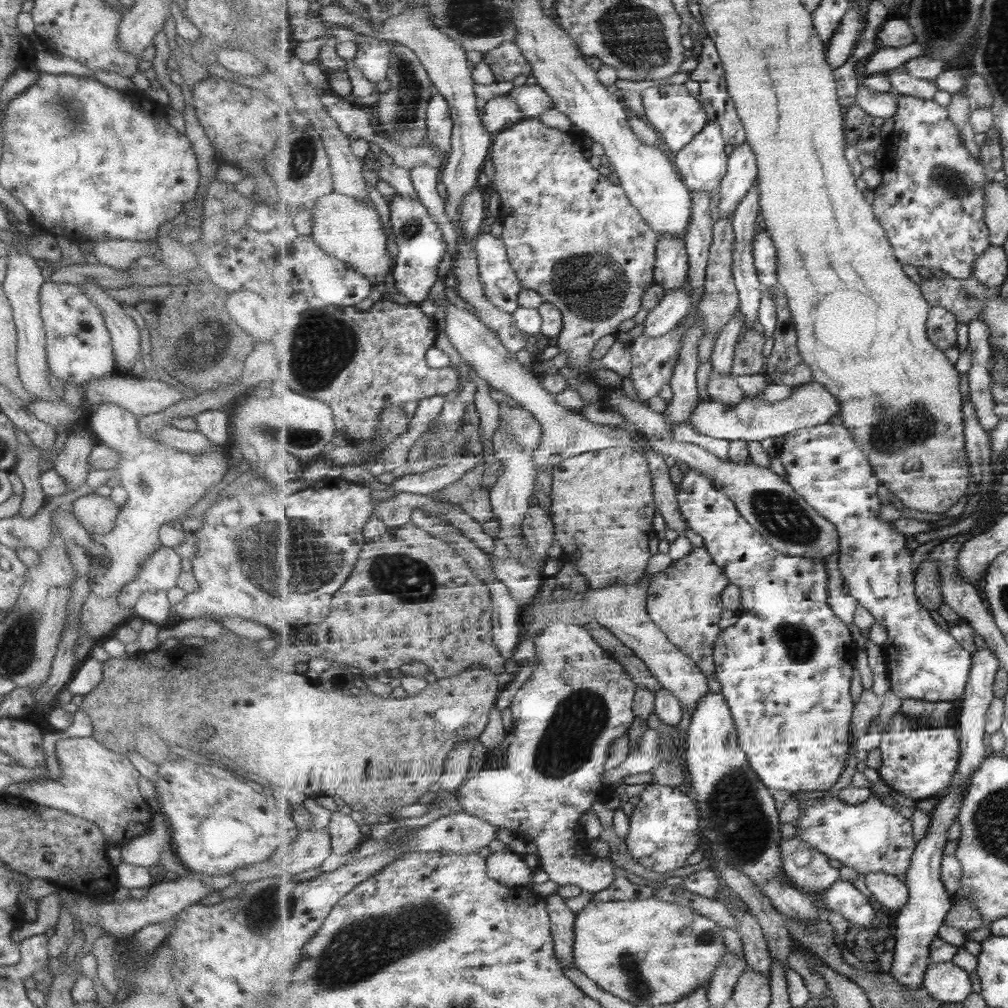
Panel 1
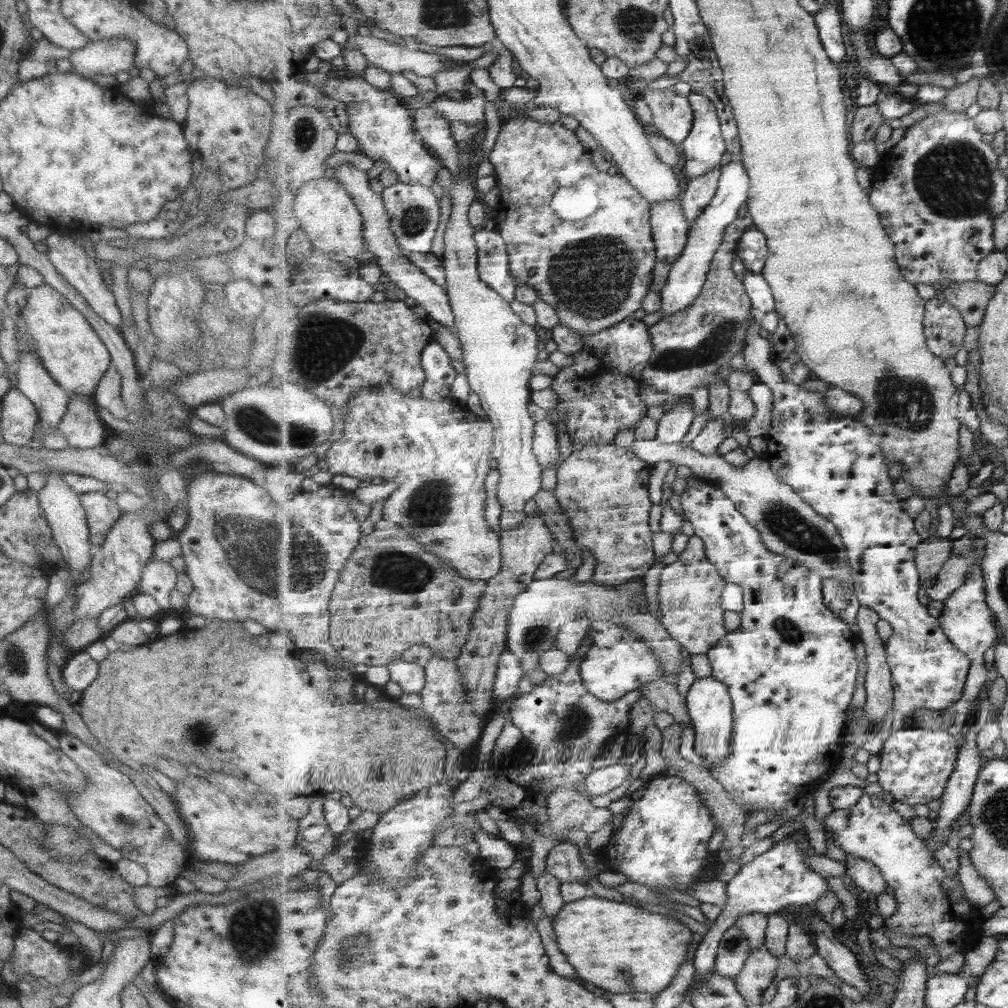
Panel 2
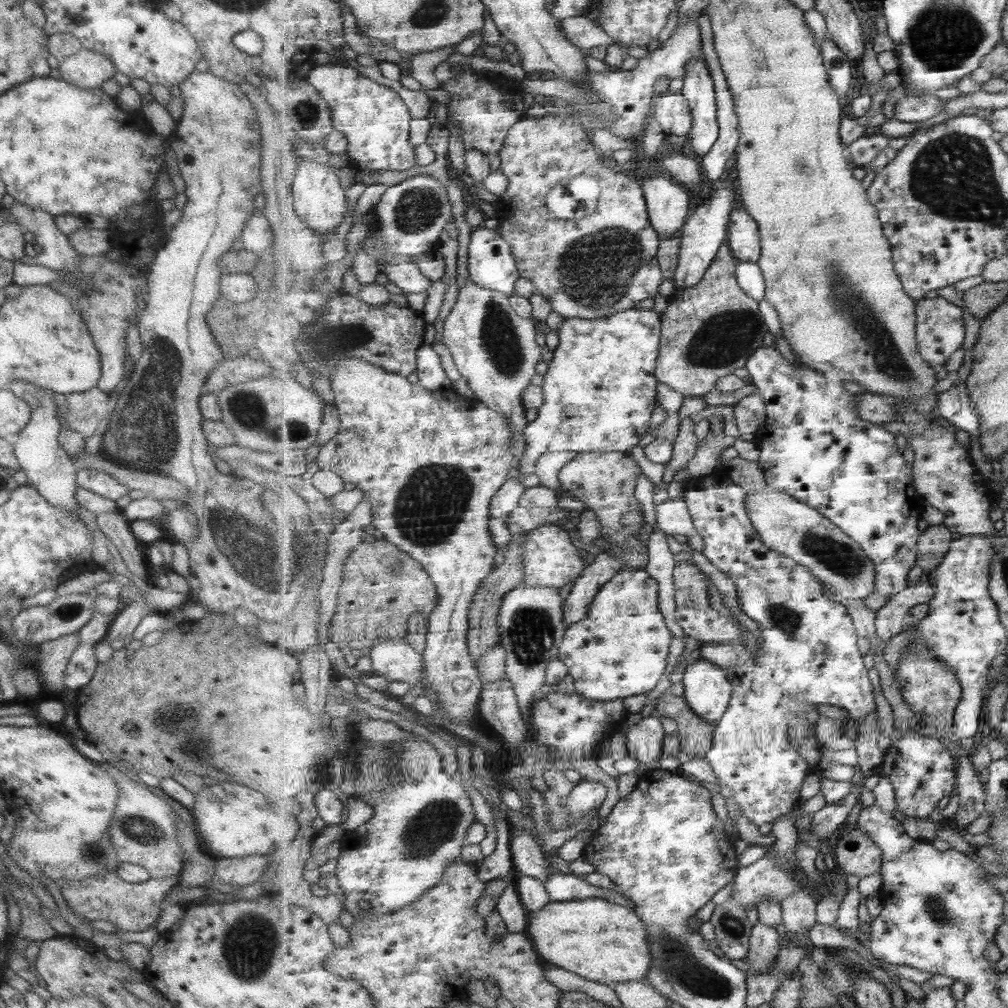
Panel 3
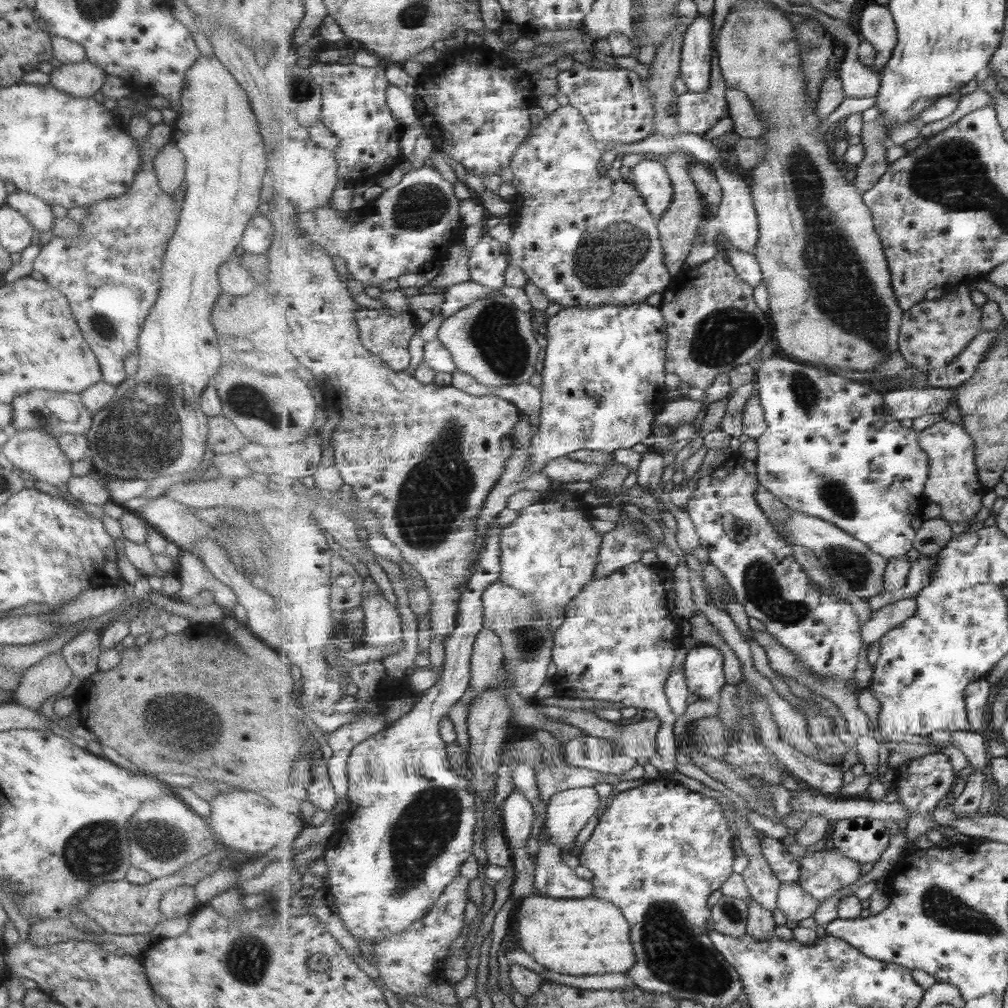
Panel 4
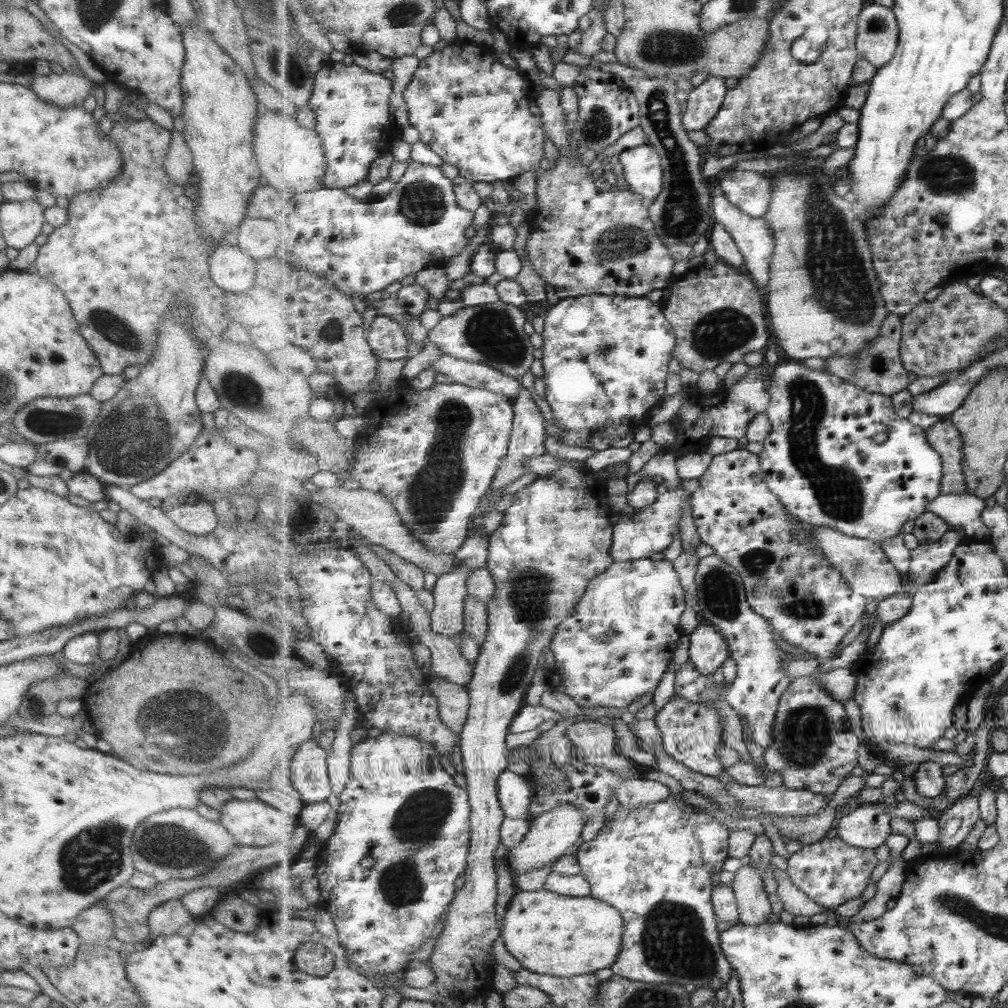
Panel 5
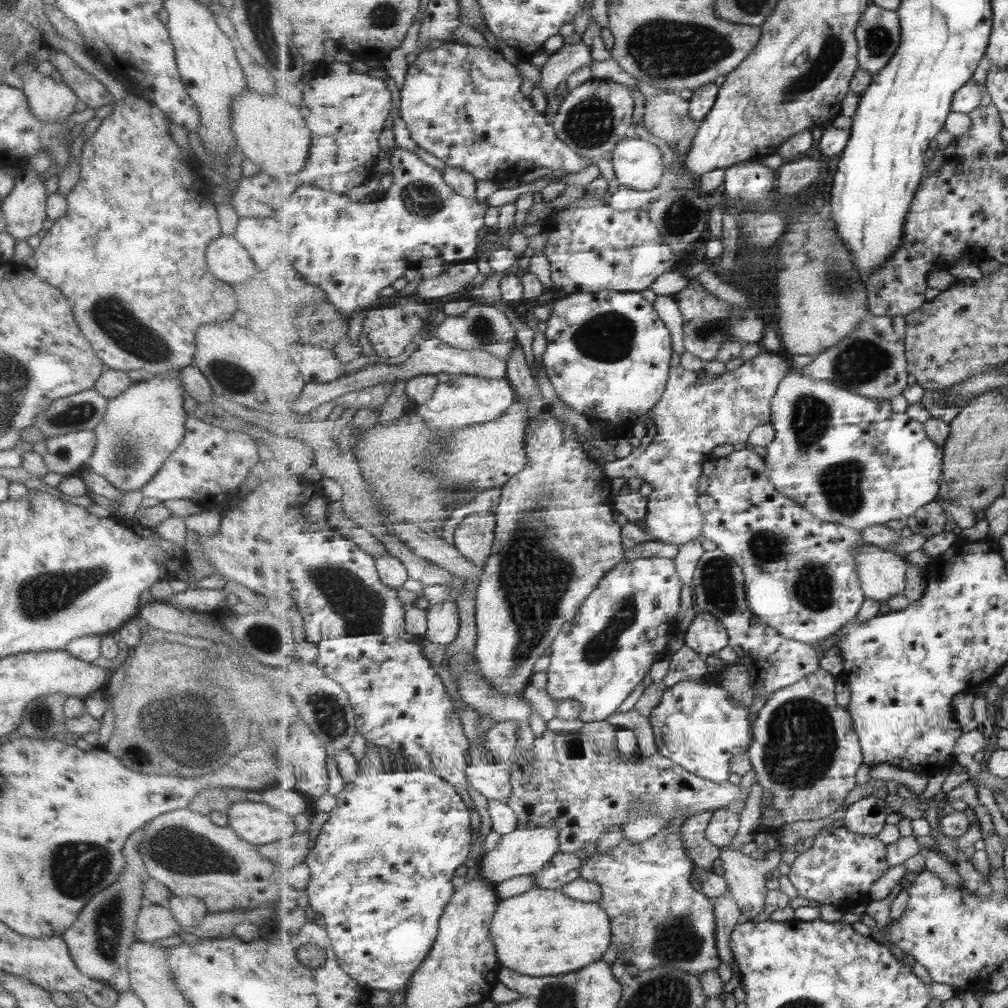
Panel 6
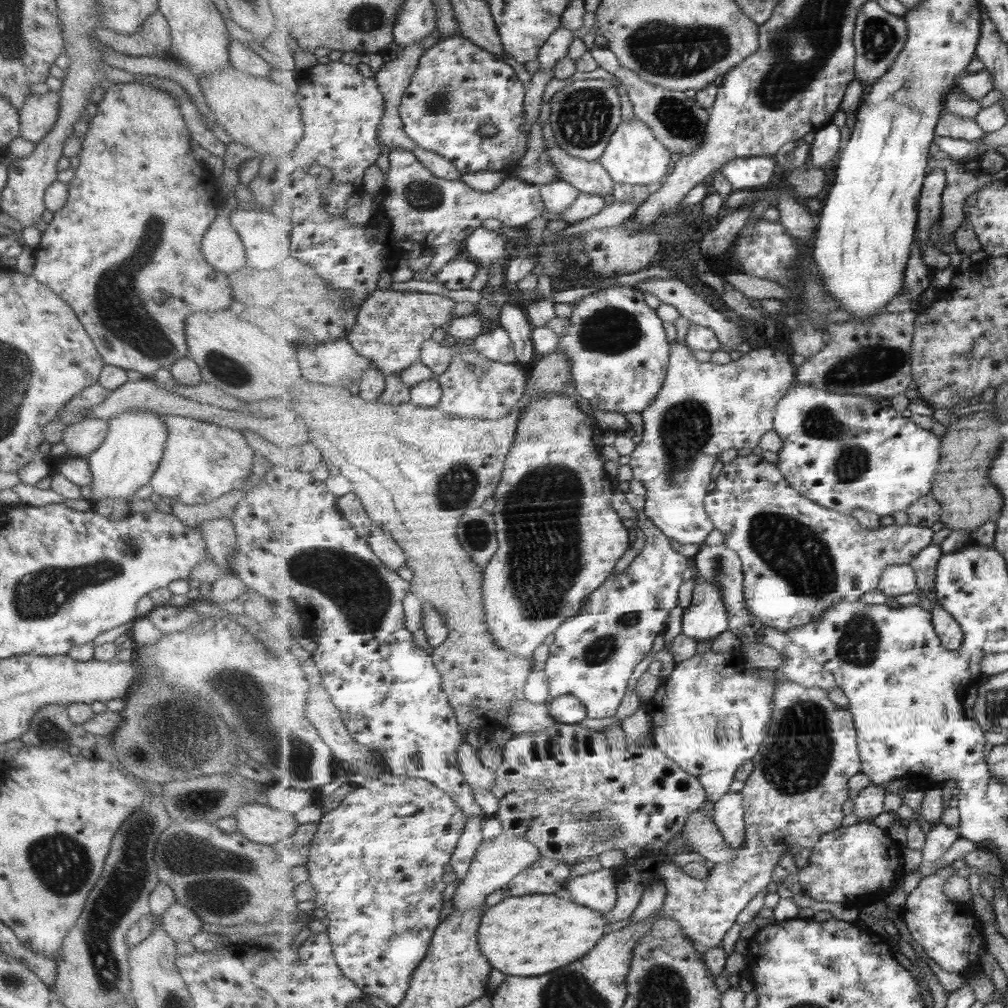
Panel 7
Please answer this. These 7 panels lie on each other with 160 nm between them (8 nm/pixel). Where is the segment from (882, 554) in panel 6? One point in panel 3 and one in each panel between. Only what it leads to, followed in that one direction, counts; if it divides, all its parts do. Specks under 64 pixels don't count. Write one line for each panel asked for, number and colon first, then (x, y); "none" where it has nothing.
3: (786, 525)
4: (856, 569)
5: (867, 568)

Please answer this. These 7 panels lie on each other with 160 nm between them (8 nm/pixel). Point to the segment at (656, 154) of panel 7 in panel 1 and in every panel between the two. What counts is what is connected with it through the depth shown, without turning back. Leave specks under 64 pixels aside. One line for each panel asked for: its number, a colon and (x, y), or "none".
1: (672, 269)
2: (671, 228)
3: (667, 201)
4: (650, 176)
5: (642, 166)
6: (638, 164)

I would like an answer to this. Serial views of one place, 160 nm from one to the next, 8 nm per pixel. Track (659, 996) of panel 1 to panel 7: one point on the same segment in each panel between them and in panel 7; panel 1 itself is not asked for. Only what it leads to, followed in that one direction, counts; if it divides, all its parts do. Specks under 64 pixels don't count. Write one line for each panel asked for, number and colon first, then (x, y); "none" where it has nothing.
2: (615, 946)
3: (604, 942)
4: (582, 936)
5: (563, 936)
6: (543, 932)
7: (528, 936)

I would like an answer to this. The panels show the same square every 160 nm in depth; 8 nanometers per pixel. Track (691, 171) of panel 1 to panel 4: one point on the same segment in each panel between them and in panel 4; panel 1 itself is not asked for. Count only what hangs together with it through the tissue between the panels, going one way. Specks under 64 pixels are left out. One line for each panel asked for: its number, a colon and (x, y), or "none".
2: (703, 149)
3: (698, 88)
4: (697, 53)

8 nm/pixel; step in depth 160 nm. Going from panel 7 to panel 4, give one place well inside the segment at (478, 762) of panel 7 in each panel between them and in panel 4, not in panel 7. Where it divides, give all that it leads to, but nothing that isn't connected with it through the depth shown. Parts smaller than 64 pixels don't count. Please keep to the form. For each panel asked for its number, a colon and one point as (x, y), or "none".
4: (519, 814)
5: (515, 793)
6: (491, 779)

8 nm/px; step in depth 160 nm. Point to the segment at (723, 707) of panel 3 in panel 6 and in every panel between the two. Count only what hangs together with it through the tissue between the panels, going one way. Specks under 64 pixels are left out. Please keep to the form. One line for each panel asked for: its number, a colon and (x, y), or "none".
4: (704, 664)
5: (708, 649)
6: (706, 635)

